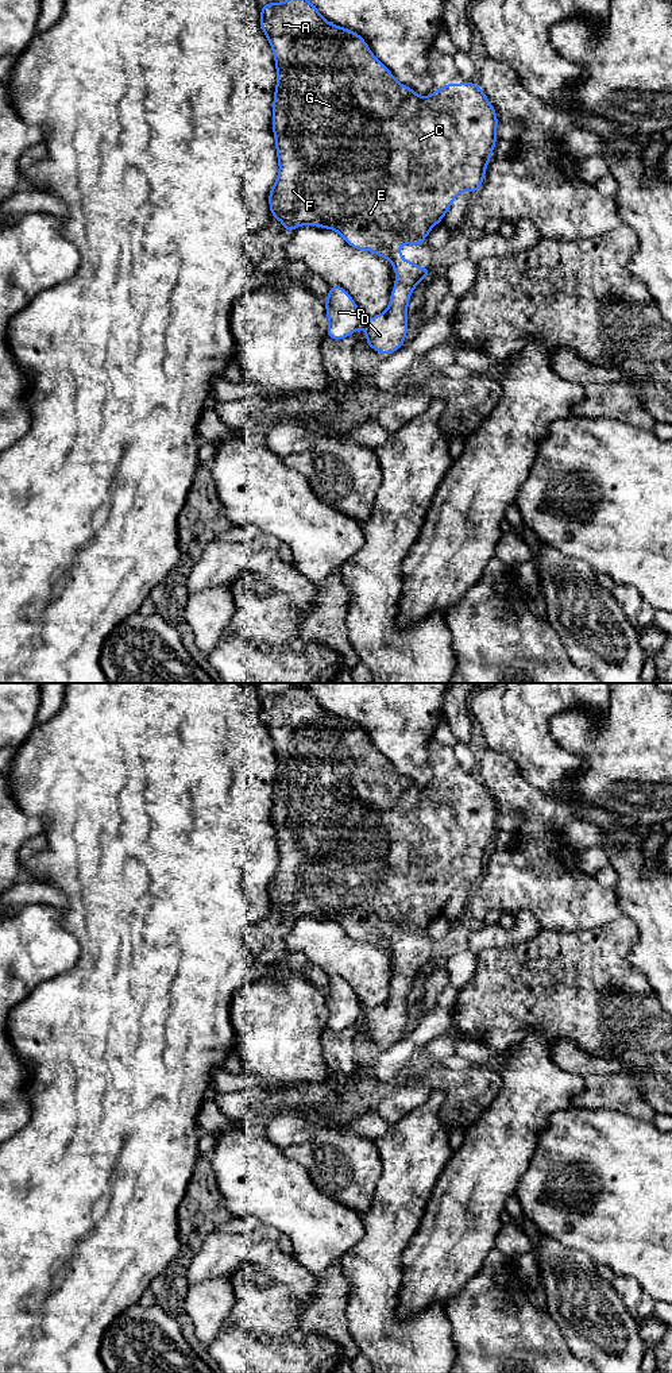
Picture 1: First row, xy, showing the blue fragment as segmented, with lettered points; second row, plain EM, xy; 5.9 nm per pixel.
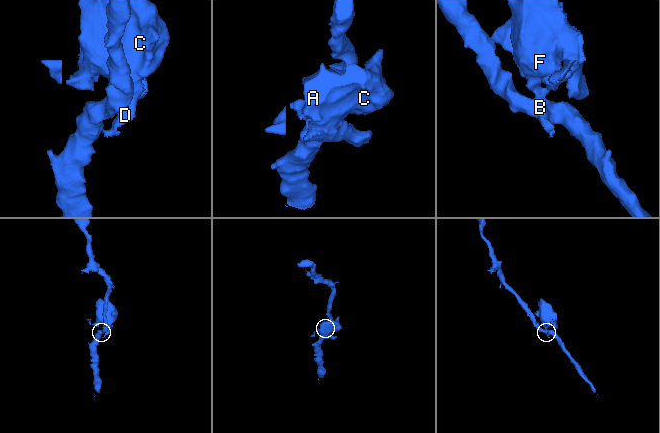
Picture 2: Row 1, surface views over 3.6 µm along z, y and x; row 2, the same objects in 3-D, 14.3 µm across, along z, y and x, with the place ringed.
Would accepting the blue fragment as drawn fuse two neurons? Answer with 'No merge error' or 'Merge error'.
Merge error

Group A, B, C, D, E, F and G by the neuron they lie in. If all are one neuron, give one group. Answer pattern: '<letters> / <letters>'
A C D E F G / B

